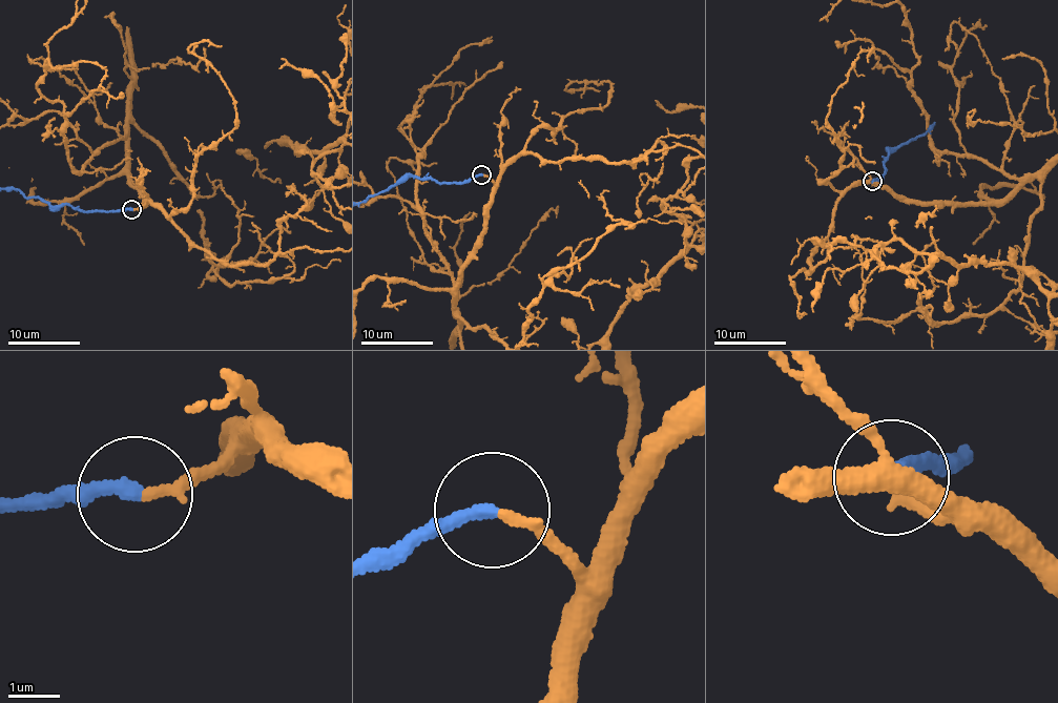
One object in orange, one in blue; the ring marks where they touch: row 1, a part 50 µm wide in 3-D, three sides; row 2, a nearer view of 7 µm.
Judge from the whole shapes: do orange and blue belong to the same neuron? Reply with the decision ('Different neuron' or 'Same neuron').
Same neuron

